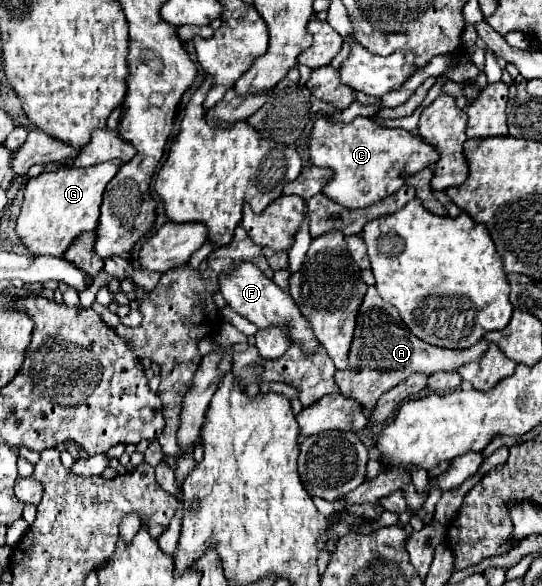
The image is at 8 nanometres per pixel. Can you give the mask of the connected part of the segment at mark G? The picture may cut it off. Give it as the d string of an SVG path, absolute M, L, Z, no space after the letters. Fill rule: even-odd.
M108 160L90 168L76 168L74 164L64 164L58 170L42 172L26 182L22 212L18 216L16 232L20 240L36 256L62 256L70 242L80 232L90 232L98 224L100 204L106 184L116 176L124 162Z

